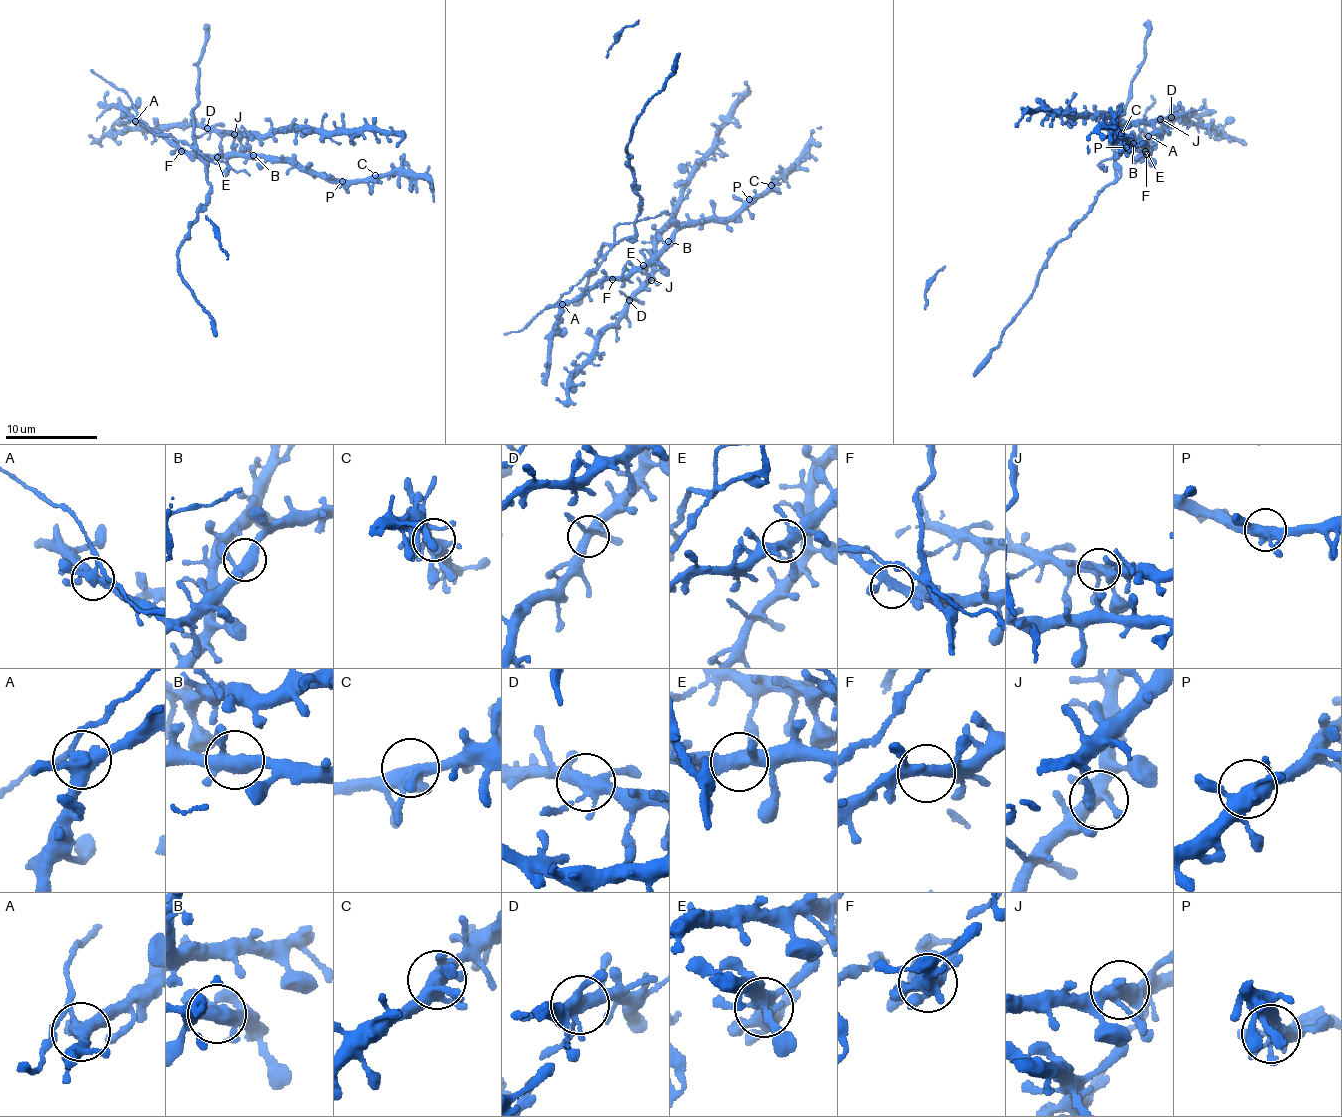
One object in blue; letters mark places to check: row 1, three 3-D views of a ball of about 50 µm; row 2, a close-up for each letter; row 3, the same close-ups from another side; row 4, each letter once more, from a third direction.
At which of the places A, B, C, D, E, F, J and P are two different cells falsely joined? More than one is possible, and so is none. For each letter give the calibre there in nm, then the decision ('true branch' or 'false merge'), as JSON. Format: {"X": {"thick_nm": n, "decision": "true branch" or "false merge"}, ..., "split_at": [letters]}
{"A": {"thick_nm": 400, "decision": "false merge"}, "B": {"thick_nm": 400, "decision": "true branch"}, "C": {"thick_nm": 420, "decision": "true branch"}, "D": {"thick_nm": 360, "decision": "true branch"}, "E": {"thick_nm": 400, "decision": "true branch"}, "F": {"thick_nm": 320, "decision": "true branch"}, "J": {"thick_nm": 360, "decision": "true branch"}, "P": {"thick_nm": 440, "decision": "true branch"}, "split_at": ["A"]}

